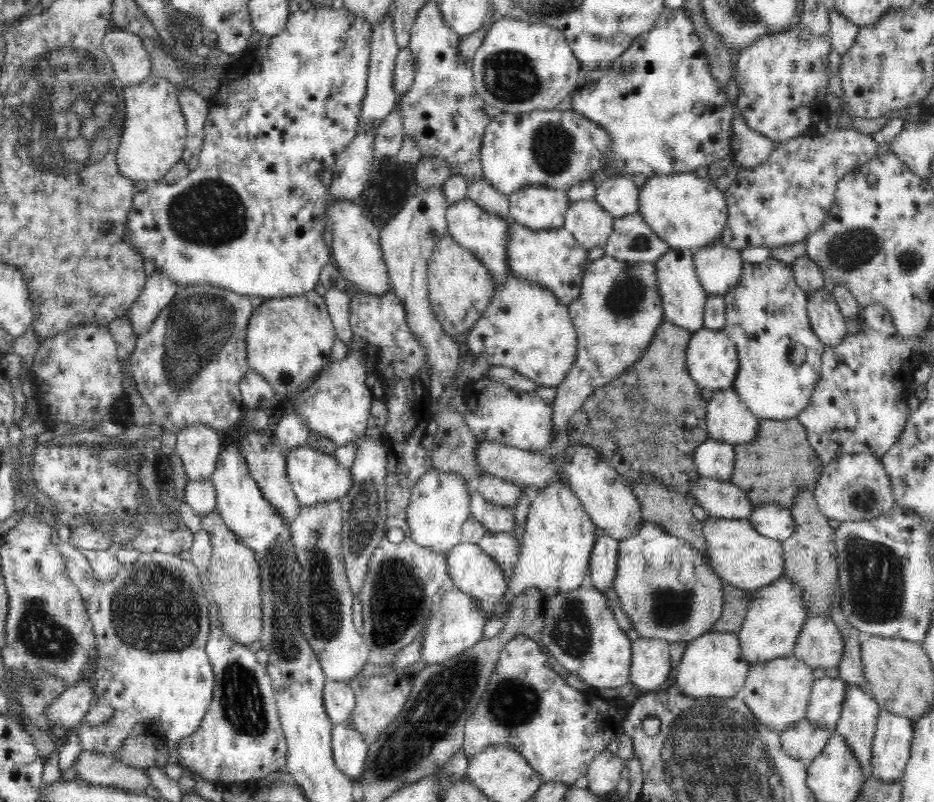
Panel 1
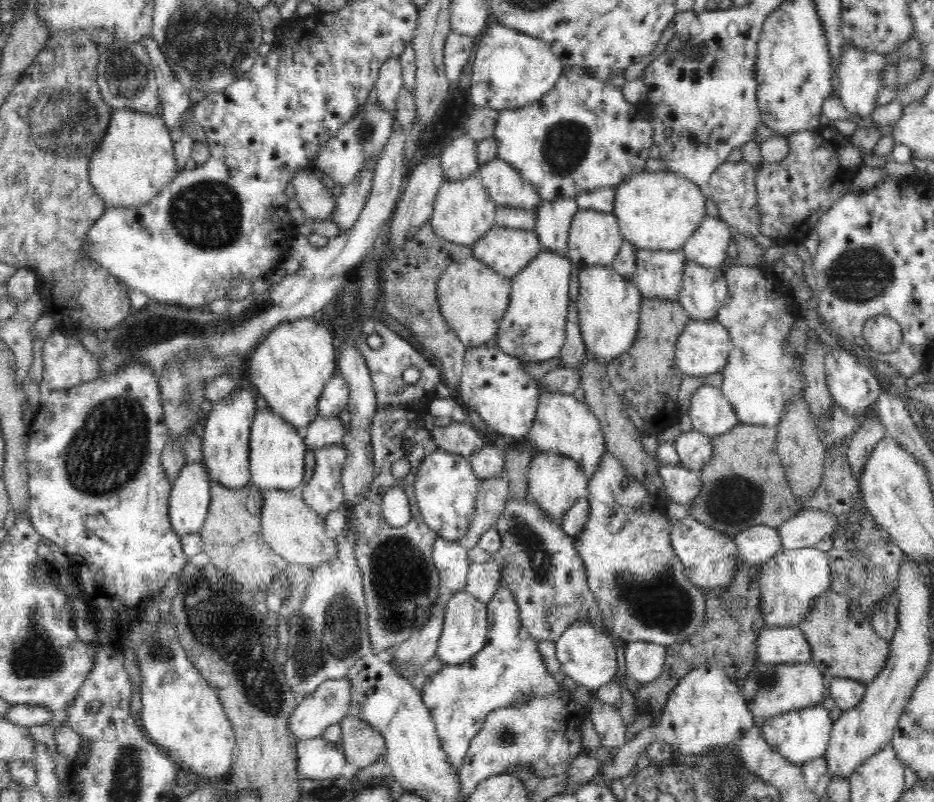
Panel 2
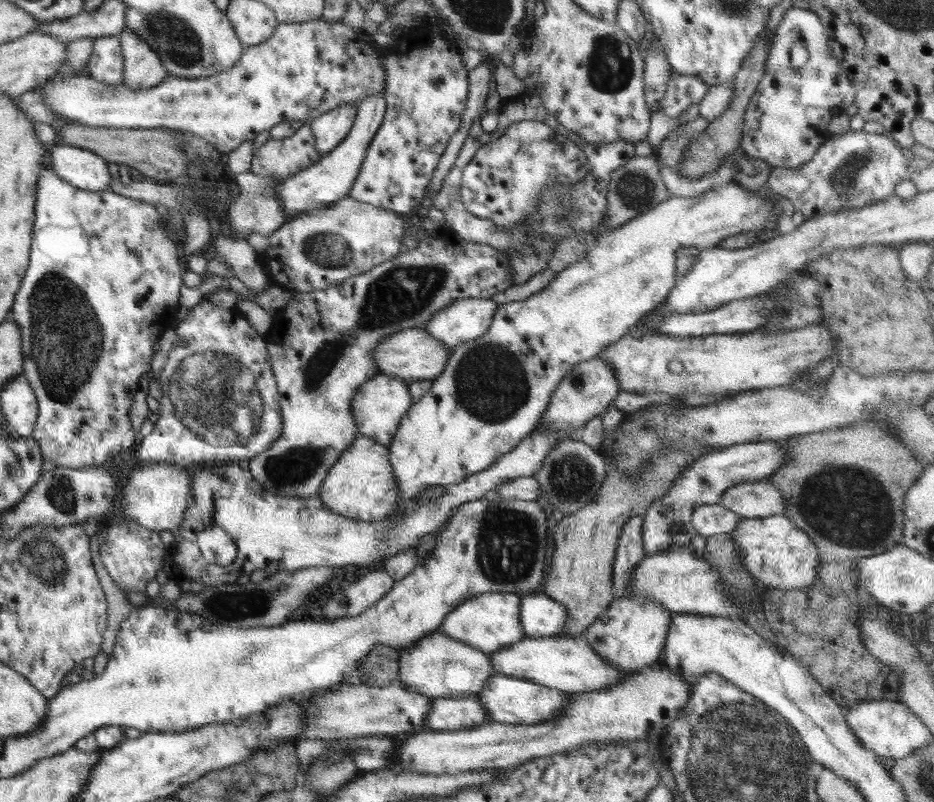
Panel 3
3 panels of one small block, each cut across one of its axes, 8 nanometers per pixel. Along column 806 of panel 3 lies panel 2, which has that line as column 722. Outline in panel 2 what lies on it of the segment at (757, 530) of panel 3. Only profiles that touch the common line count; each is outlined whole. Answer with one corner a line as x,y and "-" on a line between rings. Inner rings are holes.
686,515
673,521
671,545
682,566
685,566
689,581
703,589
726,587
742,567
734,538
716,532
711,526

